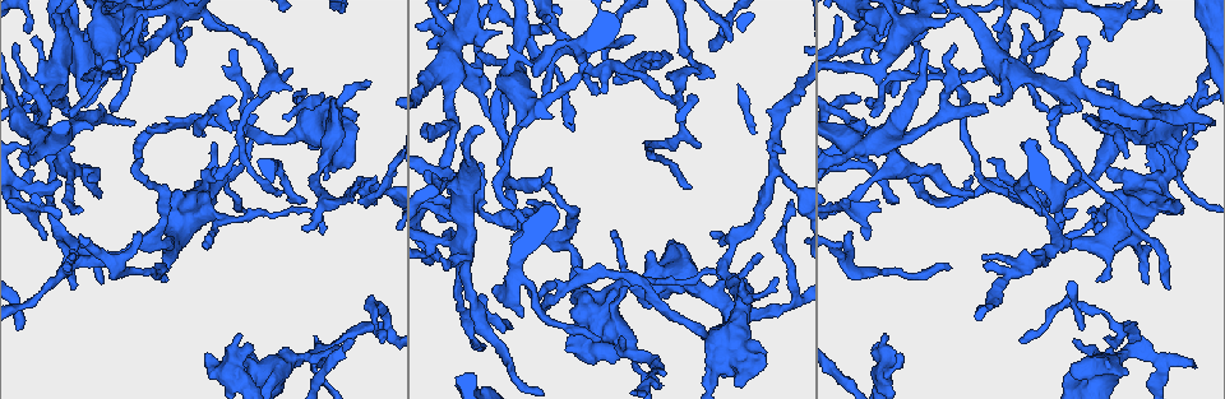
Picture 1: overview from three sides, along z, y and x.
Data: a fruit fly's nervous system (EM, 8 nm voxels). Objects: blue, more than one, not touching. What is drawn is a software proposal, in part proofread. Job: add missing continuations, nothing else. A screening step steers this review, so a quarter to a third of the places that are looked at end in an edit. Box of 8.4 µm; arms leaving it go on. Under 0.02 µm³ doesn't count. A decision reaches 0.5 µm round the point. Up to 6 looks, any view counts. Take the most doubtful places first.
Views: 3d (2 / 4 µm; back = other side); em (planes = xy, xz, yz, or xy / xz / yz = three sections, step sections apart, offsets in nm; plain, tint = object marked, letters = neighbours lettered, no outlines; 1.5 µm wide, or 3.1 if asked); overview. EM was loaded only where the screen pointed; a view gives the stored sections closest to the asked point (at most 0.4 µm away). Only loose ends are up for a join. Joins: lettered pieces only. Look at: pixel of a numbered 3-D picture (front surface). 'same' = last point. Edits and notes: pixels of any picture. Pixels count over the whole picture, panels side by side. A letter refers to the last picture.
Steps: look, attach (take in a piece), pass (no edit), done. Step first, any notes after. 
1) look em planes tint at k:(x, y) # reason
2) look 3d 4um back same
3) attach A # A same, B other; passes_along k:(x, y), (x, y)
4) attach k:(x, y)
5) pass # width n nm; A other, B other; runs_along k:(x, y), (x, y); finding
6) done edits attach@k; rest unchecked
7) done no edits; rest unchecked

look em xy step 8 tint at 1:(1097, 84) # thin end

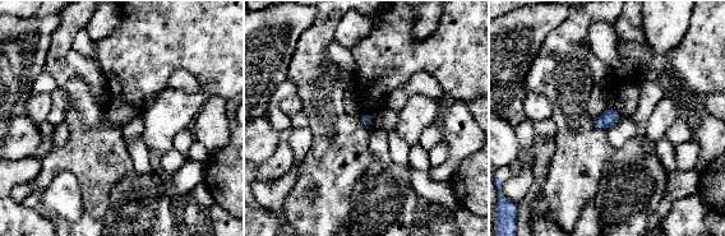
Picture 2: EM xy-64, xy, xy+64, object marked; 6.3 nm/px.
look em planes letters same # cut it another way

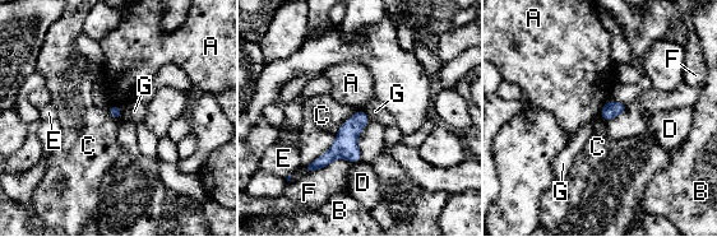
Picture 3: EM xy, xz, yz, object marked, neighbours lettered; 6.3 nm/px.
pass # A other, B other, C other, D other, E other, F other, G other; border 3:(359, 110), (333, 144), (304, 166); no lettered piece goes on from it

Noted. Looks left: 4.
look em xz step 8 letters at 1:(433, 42) # an open end

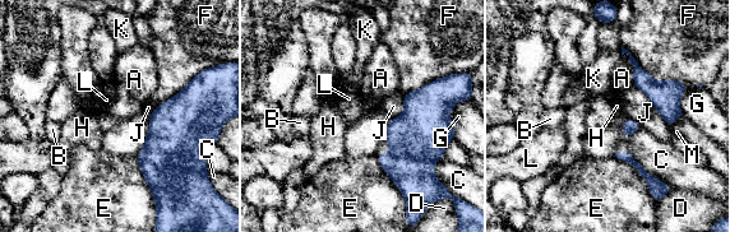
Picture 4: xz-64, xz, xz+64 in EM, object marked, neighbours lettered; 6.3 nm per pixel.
pass # longest_contact E 400 nm; A other, B other, C other, D other, E other, F other, G other, H other, J other, K other, L other, M other; border 4:(631, 152), (648, 172), (671, 189); no lettered piece goes on from it

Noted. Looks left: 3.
look em planes letters at 1:(1107, 167) # free end

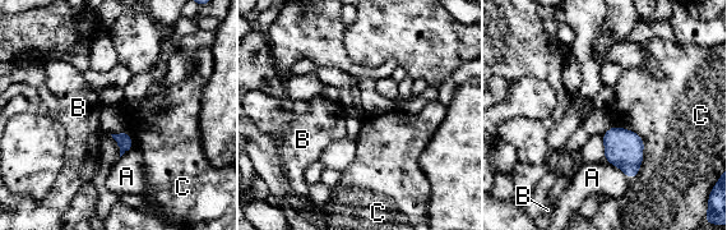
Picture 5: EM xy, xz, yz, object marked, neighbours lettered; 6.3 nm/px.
pass # A other, B other, C other; border 5:(626, 129), (643, 142), (630, 179); no lettered piece goes on from it

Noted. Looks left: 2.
done no edits; rest unchecked

